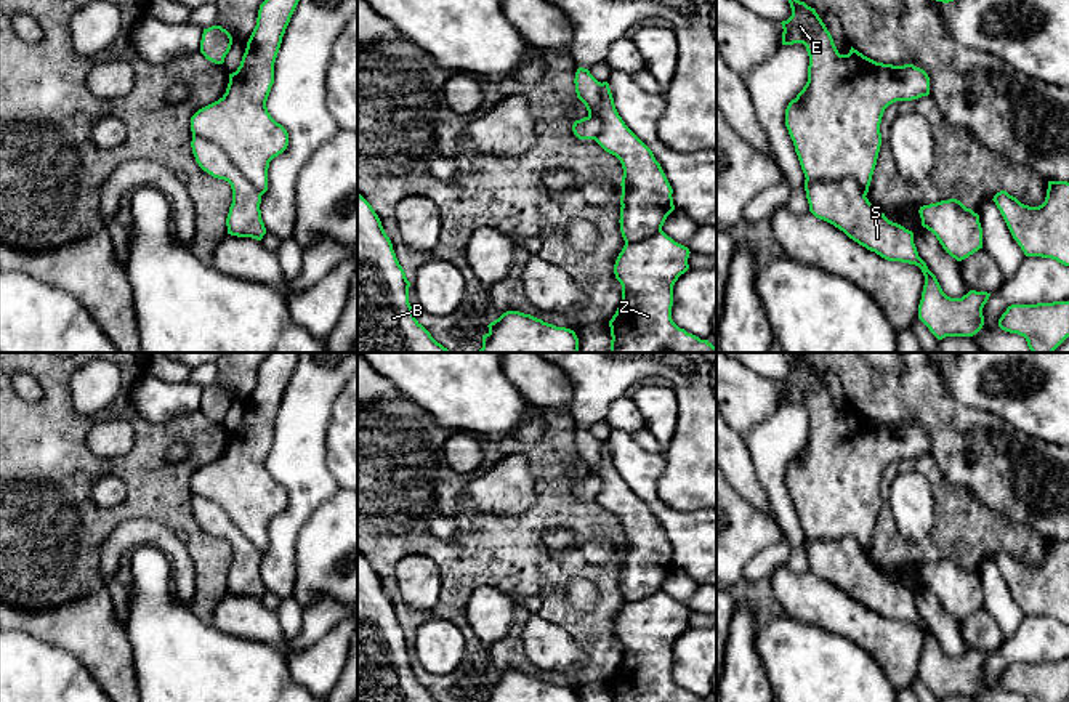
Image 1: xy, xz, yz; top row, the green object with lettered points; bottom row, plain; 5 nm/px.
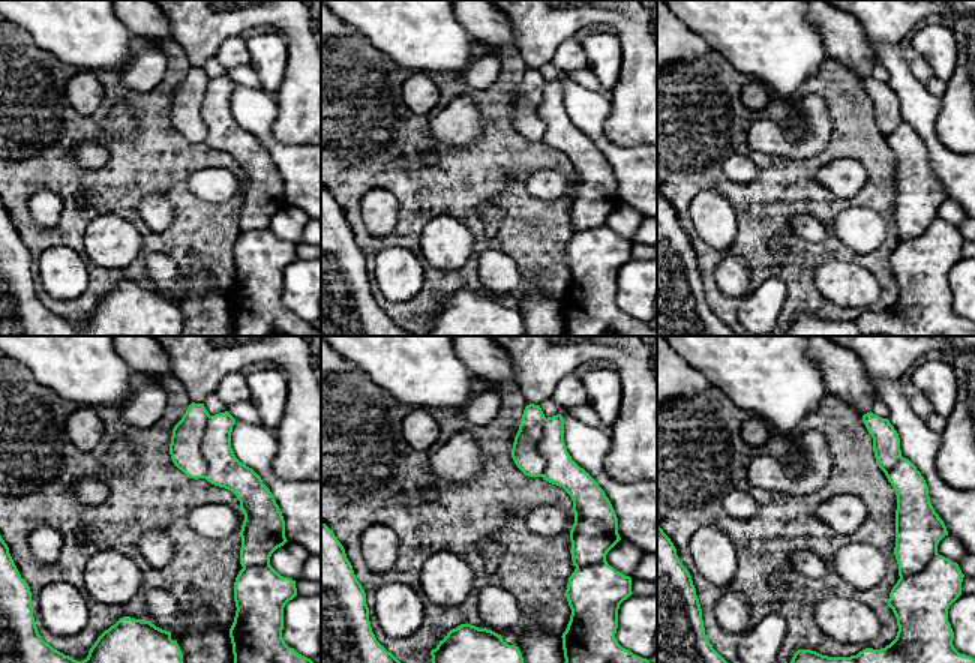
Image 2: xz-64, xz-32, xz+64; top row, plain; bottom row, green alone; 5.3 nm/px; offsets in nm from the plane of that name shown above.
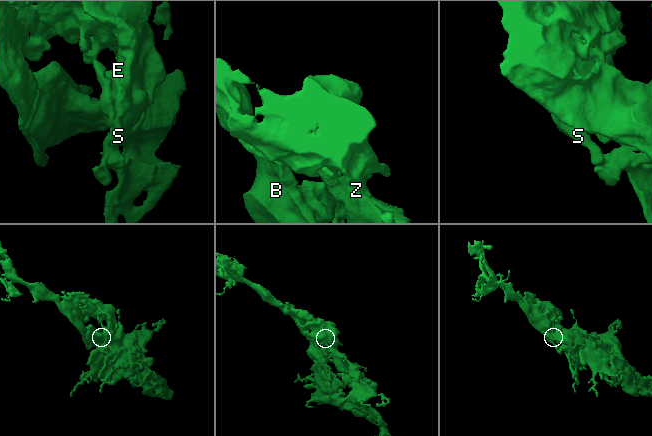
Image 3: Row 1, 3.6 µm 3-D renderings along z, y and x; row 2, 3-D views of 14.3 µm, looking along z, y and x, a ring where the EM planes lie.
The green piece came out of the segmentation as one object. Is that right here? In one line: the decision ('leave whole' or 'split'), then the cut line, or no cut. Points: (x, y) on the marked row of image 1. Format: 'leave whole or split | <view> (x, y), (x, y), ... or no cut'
leave whole | no cut

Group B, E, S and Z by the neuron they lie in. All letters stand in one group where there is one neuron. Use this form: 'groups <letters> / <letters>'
groups B E S Z

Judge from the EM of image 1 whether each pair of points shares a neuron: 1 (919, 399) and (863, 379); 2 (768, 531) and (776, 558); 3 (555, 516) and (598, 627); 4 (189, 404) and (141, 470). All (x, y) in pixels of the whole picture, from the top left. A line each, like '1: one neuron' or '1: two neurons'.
1: one neuron
2: two neurons
3: one neuron
4: two neurons

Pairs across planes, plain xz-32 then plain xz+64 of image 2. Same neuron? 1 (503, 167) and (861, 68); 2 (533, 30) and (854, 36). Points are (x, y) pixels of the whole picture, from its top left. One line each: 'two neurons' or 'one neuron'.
1: two neurons
2: two neurons

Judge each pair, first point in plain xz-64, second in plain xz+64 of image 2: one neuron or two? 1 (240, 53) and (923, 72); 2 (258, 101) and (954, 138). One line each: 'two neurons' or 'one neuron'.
1: one neuron
2: two neurons

